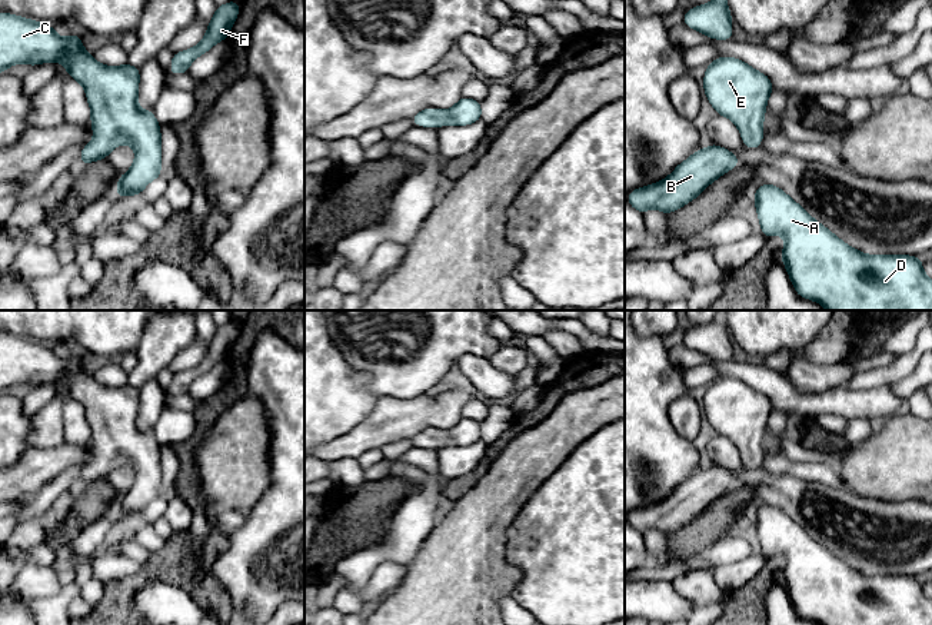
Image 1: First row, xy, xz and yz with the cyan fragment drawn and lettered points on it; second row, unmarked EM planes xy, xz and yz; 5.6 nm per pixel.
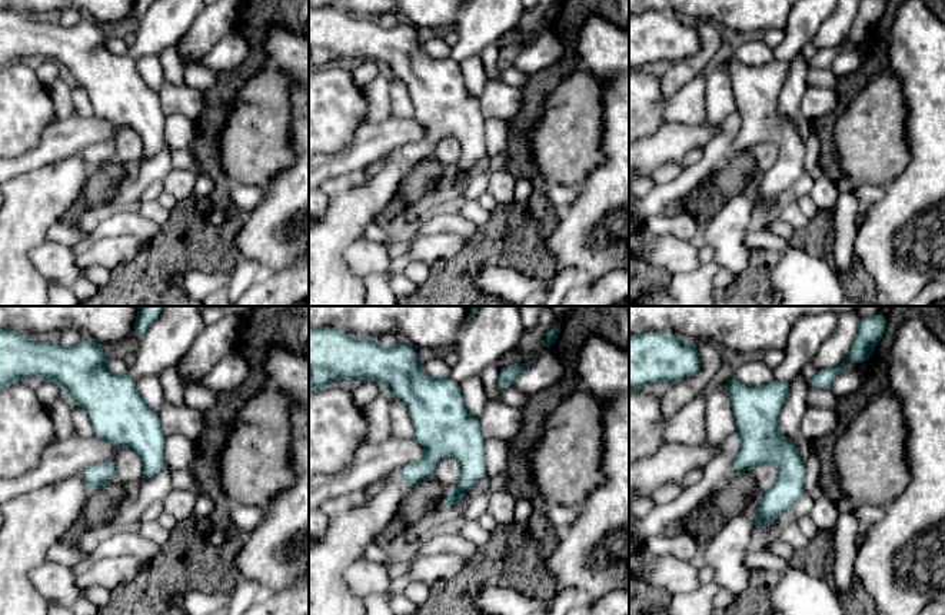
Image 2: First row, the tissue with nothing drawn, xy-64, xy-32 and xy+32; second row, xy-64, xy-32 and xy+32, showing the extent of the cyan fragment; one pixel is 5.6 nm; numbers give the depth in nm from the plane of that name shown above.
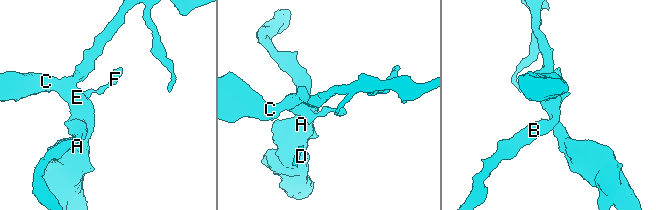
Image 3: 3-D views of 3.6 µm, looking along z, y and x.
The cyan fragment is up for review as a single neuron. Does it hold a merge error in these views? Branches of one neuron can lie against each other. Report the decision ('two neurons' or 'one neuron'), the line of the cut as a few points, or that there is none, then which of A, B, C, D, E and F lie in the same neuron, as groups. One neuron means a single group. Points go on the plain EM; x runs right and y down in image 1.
one neuron; no cut; A B C D E F

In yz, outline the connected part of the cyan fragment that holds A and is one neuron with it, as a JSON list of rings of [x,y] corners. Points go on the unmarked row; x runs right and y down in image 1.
[[[766,502],[752,518],[756,525],[762,555],[766,559],[773,555],[782,555],[785,558],[780,581],[800,618],[821,625],[932,625],[932,599],[925,595],[922,578],[908,575],[865,575],[846,565],[828,548],[815,541],[782,509]]]

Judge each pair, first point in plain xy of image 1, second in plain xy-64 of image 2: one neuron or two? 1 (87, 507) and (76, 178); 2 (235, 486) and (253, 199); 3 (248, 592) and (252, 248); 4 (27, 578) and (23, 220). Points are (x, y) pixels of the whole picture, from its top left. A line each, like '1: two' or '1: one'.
1: two
2: two
3: one
4: two

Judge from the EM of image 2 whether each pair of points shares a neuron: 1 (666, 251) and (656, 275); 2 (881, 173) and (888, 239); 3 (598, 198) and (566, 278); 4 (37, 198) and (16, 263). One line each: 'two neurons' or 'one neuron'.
1: two neurons
2: two neurons
3: two neurons
4: one neuron

